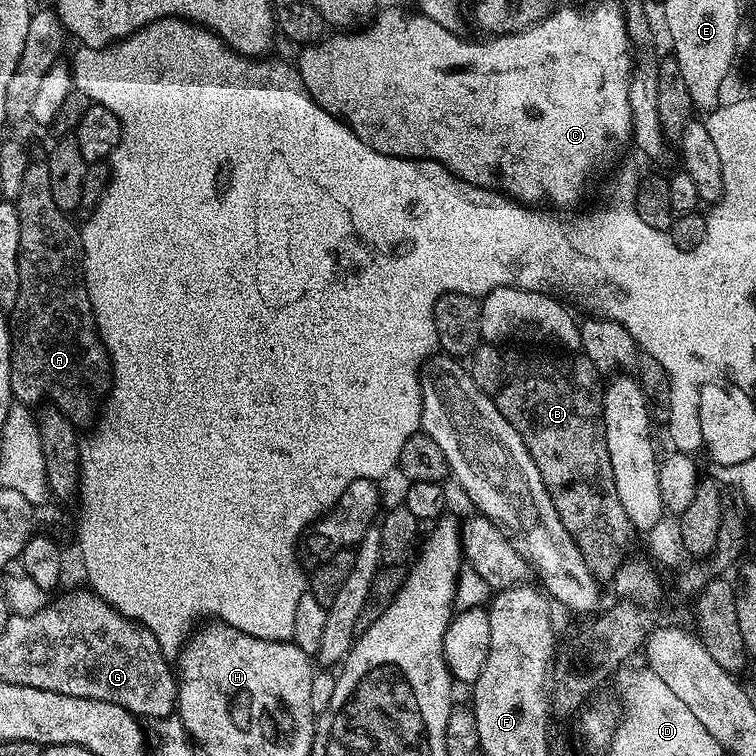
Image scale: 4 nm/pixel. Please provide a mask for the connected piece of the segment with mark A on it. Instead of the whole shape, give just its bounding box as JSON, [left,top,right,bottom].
[10,162,108,420]

